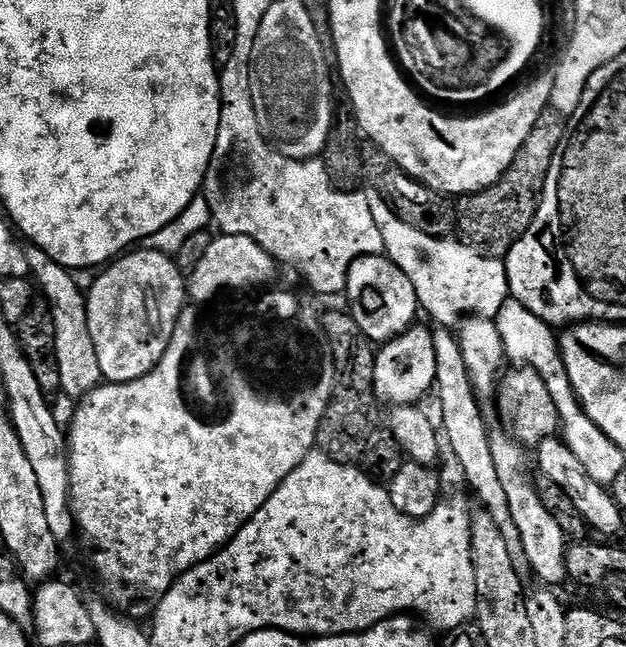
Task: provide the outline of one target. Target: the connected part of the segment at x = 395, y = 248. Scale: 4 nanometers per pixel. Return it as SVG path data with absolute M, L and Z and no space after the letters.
M374 191L367 193L370 214L381 231L384 255L393 261L414 286L416 303L433 316L437 325L454 326L461 318L479 318L486 312L486 320L495 321L502 306L509 300L508 269L504 260L481 256L478 249L456 238L441 238L422 234L396 217L391 206Z

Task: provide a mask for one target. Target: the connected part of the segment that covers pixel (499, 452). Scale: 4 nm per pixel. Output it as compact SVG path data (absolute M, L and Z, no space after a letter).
M492 430L489 431L488 436L490 453L493 454L498 480L502 482L502 490L506 492L510 512L516 512L516 518L513 520L514 525L520 524L518 532L524 532L522 547L523 549L528 548L525 552L526 558L532 556L532 561L527 563L527 567L531 568L533 564L536 564L530 570L531 575L540 579L537 581L544 586L557 586L556 584L567 581L569 577L564 561L566 537L562 526L558 526L555 511L542 502L541 492L536 489L536 480L528 473L528 464L524 461L525 449L520 441L509 435L507 431L504 433Z

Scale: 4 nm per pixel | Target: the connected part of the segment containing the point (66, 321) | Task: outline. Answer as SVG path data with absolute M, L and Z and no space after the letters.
M33 247L31 251L28 252L28 262L30 265L30 272L31 275L34 277L36 275L35 283L38 285L40 283L40 288L42 291L44 291L43 299L46 301L46 307L48 310L48 313L52 315L52 322L54 324L54 346L56 347L56 354L58 356L58 378L60 379L60 387L59 391L61 393L65 392L68 396L76 396L75 398L83 398L88 395L89 392L94 391L95 388L99 388L102 383L102 377L100 375L100 367L98 366L98 352L94 350L94 340L90 338L90 322L88 321L88 297L86 295L85 289L82 287L79 288L78 285L76 285L76 280L71 271L69 269L64 268L62 265L60 265L58 262L54 262L54 258L50 258L50 254L46 254L42 251L41 248Z

